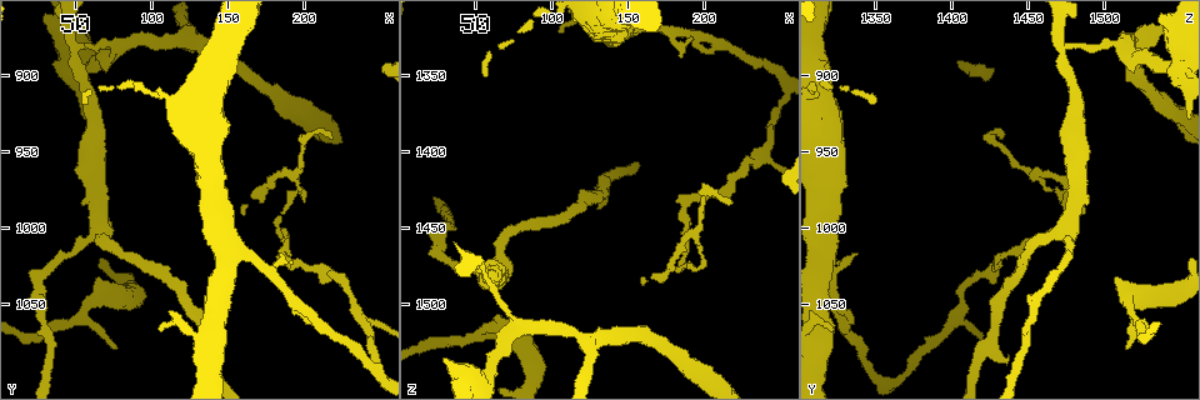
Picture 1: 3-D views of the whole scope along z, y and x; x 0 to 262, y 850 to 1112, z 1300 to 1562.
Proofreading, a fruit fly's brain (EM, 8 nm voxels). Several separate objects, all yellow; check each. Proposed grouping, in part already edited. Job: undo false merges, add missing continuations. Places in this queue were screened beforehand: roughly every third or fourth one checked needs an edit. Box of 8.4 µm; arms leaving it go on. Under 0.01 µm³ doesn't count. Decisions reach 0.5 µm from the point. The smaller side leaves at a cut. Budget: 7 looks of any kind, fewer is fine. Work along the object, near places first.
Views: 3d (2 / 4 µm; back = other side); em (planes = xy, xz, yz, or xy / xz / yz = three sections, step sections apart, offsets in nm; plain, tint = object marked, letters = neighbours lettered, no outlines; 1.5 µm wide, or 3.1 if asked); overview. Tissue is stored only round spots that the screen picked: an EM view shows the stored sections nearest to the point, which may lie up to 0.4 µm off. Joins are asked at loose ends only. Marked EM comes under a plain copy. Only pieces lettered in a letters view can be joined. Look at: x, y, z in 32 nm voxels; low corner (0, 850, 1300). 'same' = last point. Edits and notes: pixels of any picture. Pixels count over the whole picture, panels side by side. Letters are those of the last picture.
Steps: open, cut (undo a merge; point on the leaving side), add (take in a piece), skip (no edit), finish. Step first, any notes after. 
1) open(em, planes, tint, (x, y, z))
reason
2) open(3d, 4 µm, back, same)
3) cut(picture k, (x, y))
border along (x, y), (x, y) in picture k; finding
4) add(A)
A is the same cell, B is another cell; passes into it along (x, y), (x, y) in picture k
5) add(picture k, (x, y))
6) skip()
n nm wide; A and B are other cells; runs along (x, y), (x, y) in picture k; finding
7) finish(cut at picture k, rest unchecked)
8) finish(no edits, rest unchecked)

open(em, planes, letters, (76, 1078, 1516))

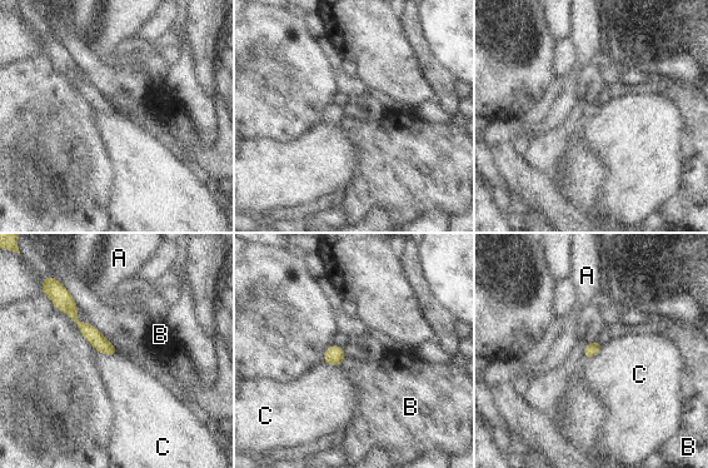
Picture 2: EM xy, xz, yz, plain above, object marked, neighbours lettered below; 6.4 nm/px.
skip()
C touches over 140 nm; A, B and C are other cells; runs along (66, 295), (74, 318), (113, 352) in picture 2; none of them fits

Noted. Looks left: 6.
open(em, planes, letters, (194, 966, 1452))
sharp bend

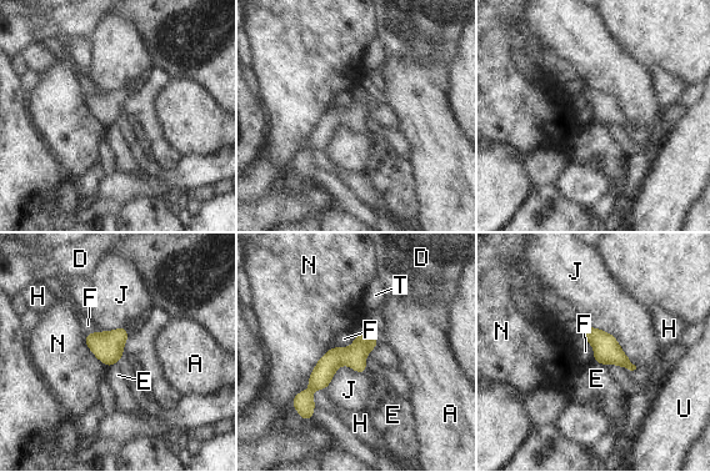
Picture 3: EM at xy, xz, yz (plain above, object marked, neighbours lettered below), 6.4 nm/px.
skip()
A, D, E, F, H, J, N, T and U are other cells; runs along (373, 341), (340, 356), (299, 397) in picture 3; all the same cell

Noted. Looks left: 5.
open(em, xz, step 4, tint, (50, 882, 1474))
calibre changes

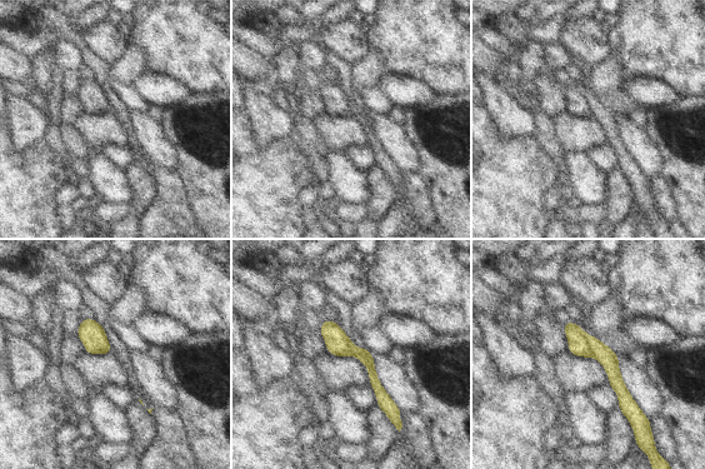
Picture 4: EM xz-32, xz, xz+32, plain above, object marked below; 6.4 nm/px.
open(em, planes, letters, same)
another direction

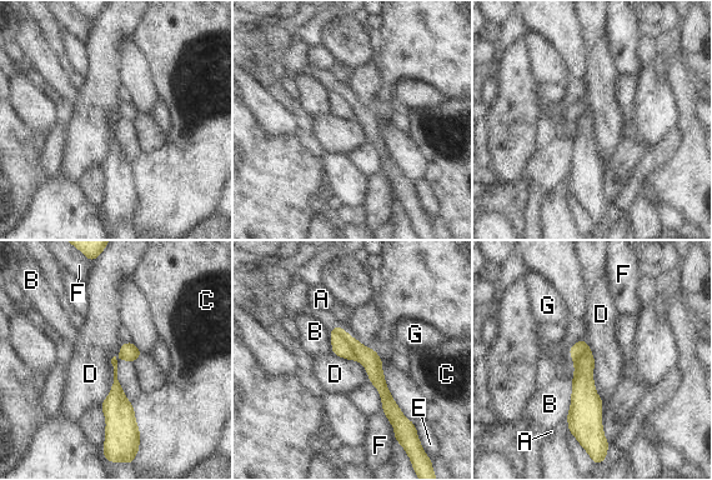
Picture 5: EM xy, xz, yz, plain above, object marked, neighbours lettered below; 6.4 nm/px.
cut(picture 5, (340, 339))
120 nm wide; A, B, C, D, E, F and G are other cells; border along (351, 338), (350, 345), (356, 359) in picture 5; a second cell is stuck on

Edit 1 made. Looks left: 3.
finish(cut at picture 5, rest unchecked)

